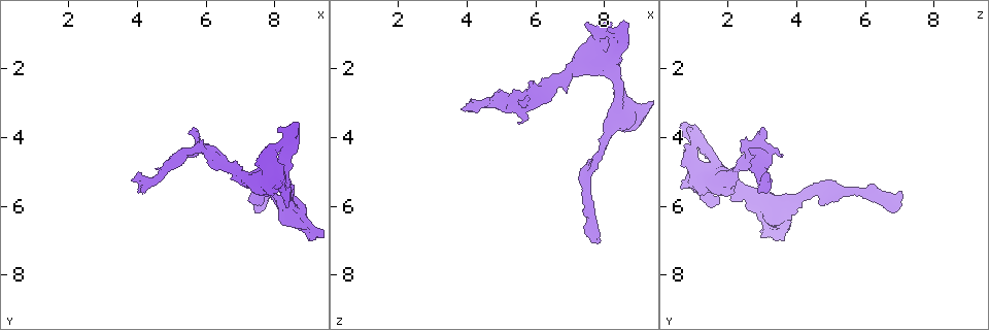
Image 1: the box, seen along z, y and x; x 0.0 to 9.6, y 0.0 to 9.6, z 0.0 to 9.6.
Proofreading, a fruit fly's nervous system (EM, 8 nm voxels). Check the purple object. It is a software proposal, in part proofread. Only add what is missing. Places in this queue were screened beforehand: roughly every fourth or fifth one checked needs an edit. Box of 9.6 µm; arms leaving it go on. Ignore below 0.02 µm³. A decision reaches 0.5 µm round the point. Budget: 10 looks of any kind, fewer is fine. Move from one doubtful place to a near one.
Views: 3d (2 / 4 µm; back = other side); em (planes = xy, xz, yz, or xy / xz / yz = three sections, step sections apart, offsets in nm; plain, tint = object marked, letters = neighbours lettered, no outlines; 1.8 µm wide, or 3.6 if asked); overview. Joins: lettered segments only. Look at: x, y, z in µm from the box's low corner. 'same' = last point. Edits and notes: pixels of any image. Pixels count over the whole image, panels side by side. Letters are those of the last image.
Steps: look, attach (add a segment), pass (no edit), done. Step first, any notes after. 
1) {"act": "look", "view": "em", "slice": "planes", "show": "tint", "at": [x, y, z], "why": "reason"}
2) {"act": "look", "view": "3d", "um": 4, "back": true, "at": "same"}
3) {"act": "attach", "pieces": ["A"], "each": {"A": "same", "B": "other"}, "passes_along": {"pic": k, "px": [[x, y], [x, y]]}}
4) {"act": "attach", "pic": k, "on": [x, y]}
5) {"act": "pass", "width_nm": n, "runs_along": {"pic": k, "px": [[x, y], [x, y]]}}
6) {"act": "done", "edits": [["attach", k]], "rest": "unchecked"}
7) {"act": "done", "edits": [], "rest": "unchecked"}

{"act": "look", "view": "em", "slice": "xy", "step": 4, "show": "tint", "at": [3.90, 5.25, 3.15], "why": "an open end"}

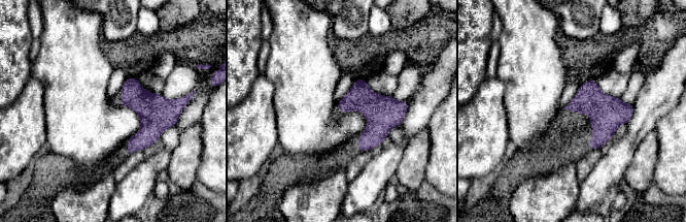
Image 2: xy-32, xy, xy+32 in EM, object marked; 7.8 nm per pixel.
{"act": "look", "view": "em", "slice": "planes", "show": "letters", "at": "same", "why": "cut it another way"}

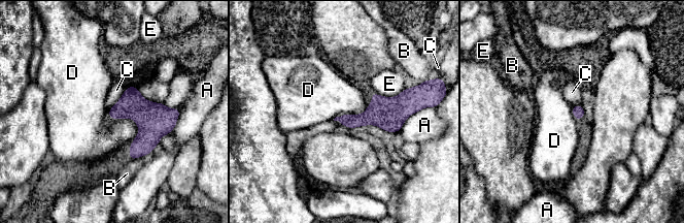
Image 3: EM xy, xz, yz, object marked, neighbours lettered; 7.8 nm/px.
{"act": "pass", "each": {"A": "other", "B": "other", "C": "other", "D": "other", "E": "other"}, "border": {"pic": 3, "px": [[116, 119], [131, 118], [139, 133]]}, "found": "no lettered segment goes on from it"}

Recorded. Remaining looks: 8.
{"act": "look", "view": "em", "slice": "planes", "show": "letters", "at": [5.45, 4.50, 3.50], "why": "branch stops here"}

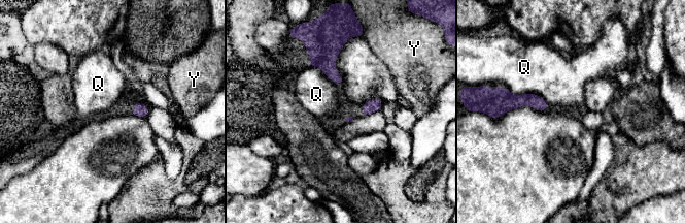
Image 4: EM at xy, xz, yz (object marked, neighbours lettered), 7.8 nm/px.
{"act": "pass", "longest_contact_nm": ["Q", 340], "each": {"Q": "other", "Y": "other"}, "found": "none of them fits"}

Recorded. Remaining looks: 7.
{"act": "look", "view": "em", "slice": "xz", "step": 16, "show": "tint", "at": [8.65, 3.65, 0.75], "why": "free end"}

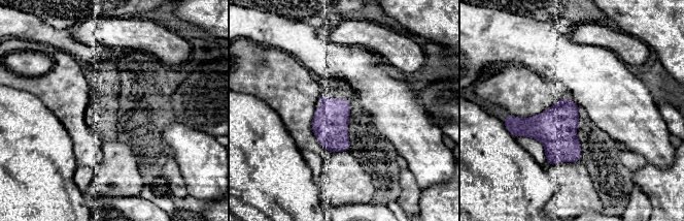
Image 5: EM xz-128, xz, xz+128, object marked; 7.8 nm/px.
{"act": "look", "view": "em", "slice": "planes", "show": "letters", "at": "same", "why": "another direction"}

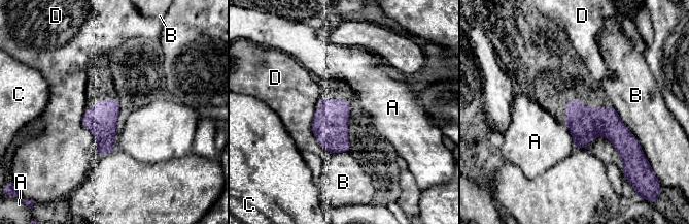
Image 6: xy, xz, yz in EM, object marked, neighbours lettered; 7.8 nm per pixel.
{"act": "pass", "each": {"A": "other", "B": "other", "C": "other", "D": "other"}, "border": {"pic": 6, "px": [[564, 124], [572, 136], [575, 149]]}, "found": "no lettered segment goes on from it"}

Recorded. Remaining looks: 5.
{"act": "look", "view": "em", "um": 3.6, "slice": "yz", "step": 16, "show": "tint", "at": [7.95, 5.40, 0.60], "why": "stops while still wide"}

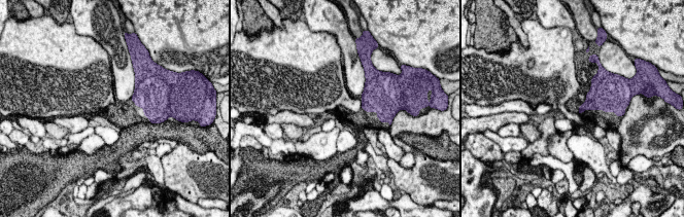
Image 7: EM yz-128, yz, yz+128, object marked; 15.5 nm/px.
{"act": "look", "view": "em", "um": 3.6, "slice": "planes", "show": "letters", "at": "same"}

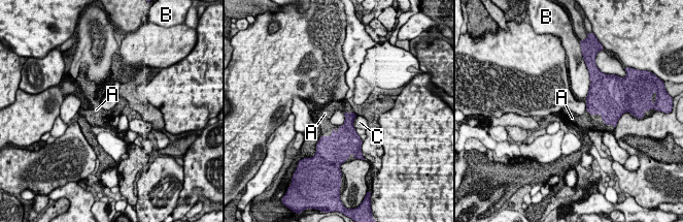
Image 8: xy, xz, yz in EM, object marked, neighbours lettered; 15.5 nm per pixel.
{"act": "attach", "pieces": ["A"], "each": {"A": "same", "B": "other", "C": "other"}, "found": "it goes on there"}

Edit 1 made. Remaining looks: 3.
{"act": "done", "edits": [["attach", 8]], "rest": "unchecked"}

